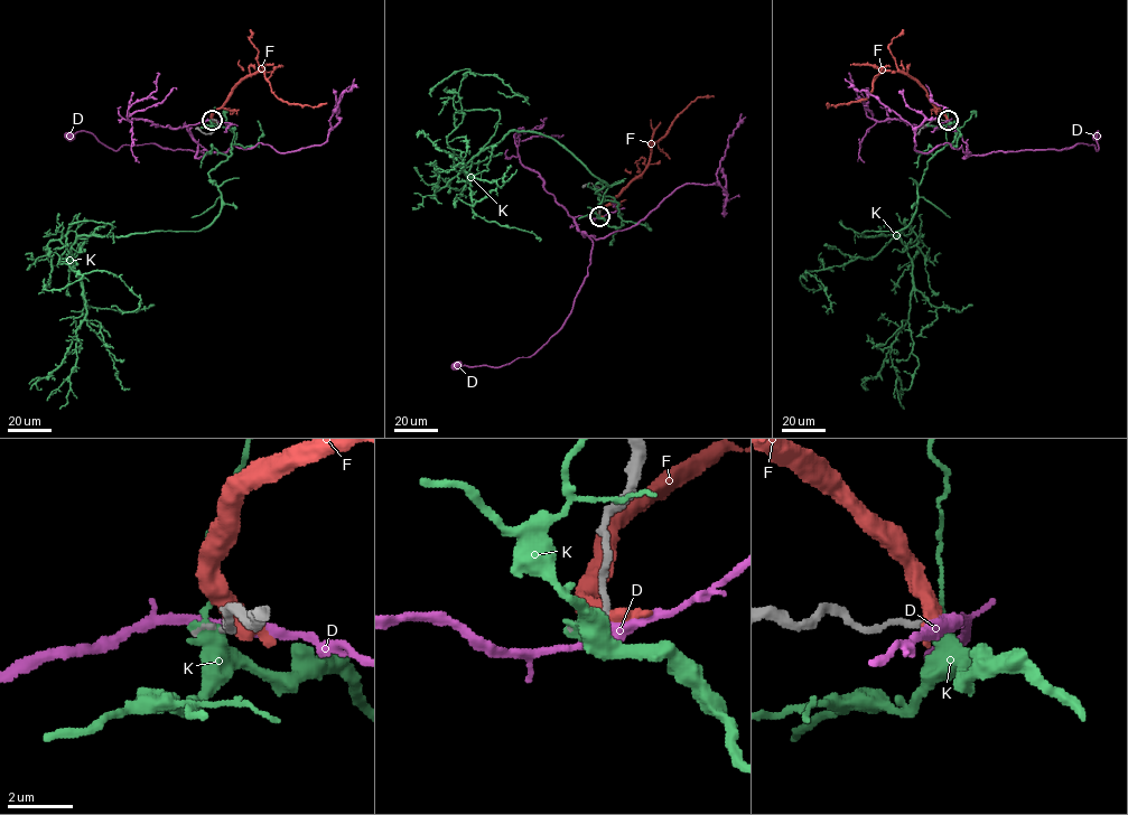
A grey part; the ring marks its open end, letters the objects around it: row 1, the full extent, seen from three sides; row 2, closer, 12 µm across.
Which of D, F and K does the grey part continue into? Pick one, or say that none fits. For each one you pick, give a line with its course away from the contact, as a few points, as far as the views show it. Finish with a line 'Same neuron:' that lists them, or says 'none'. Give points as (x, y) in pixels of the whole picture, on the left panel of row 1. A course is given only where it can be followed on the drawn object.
D: it runs (212, 121), (187, 127), (199, 158), (203, 151), (154, 143), (117, 150), (83, 130), (70, 137)
Same neuron: D

